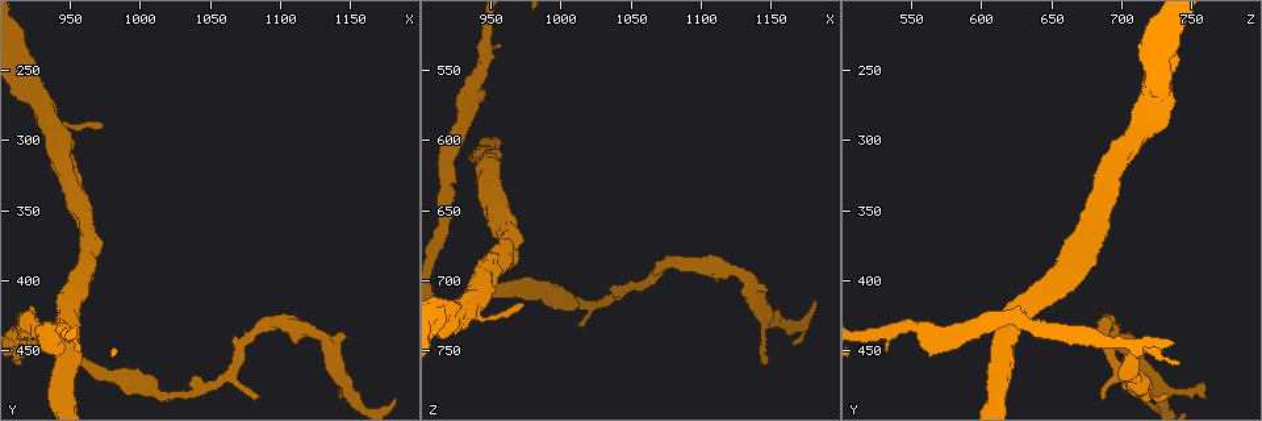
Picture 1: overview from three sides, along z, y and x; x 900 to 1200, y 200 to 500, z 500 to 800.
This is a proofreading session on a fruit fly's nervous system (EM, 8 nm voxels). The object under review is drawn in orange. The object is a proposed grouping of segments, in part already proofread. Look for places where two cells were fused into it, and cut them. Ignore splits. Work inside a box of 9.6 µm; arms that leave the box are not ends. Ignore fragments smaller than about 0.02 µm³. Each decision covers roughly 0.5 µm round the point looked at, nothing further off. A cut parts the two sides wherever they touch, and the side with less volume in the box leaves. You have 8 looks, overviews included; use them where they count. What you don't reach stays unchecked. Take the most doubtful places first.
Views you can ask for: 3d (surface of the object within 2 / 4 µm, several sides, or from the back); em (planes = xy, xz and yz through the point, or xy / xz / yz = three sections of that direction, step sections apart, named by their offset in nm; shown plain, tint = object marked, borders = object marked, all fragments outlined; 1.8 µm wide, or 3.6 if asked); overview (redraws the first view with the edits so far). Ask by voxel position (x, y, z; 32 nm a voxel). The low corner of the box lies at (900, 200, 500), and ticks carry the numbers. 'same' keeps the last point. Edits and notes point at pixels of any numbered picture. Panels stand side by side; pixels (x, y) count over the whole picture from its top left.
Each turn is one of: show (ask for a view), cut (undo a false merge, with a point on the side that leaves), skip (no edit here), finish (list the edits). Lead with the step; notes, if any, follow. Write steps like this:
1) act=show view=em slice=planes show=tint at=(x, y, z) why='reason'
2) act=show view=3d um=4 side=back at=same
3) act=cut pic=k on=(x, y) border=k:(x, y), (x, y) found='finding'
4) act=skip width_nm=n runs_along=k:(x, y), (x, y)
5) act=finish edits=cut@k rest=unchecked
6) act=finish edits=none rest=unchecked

act=show view=em um=3.6 slice=xy step=16 show=tint at=(1012, 480, 718)

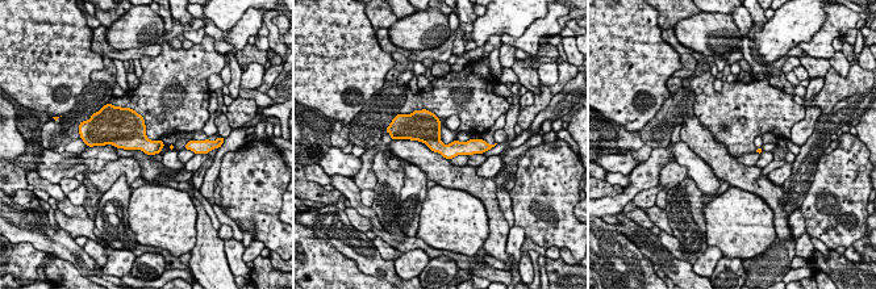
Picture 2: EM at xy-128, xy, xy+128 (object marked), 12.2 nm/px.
act=show view=em um=3.6 slice=planes show=tint at=same why='another direction'

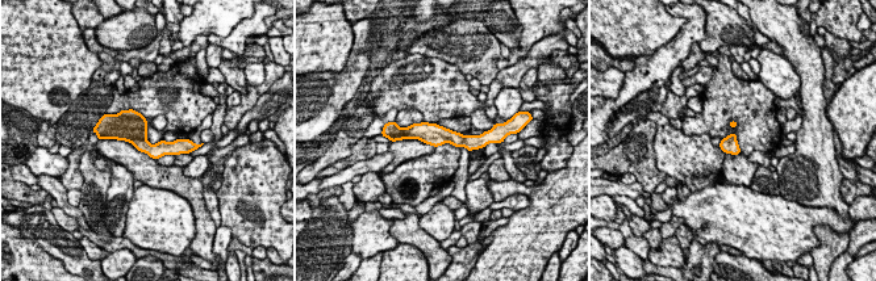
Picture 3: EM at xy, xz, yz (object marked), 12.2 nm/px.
act=skip width_nm=200 runs_along=3:(405, 135), (432, 133), (480, 142) found='all the same cell'

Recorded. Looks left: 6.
act=show view=3d um=2 at=(1128, 438, 694) why='thin neck'

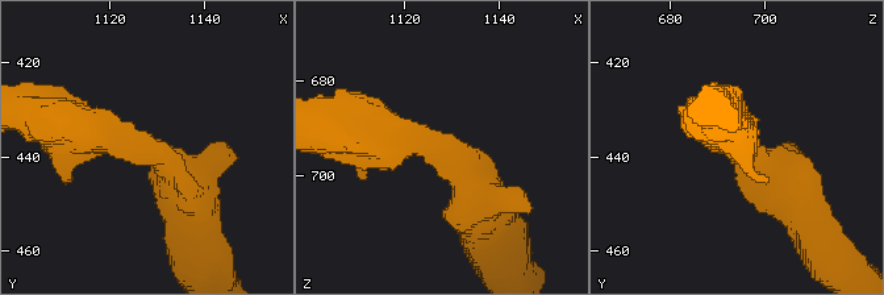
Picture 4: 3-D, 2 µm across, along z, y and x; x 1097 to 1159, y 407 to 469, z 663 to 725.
act=show view=em slice=planes show=tint at=(1127, 437, 694) why='now the EM'

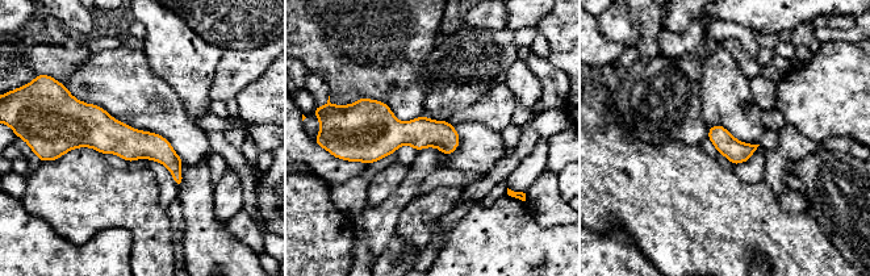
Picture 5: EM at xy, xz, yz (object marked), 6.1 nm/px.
act=skip runs_along=5:(59, 132), (154, 146), (179, 182) found='continuous, no second cell'

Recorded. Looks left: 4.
act=show view=em slice=xz step=16 show=tint at=(934, 284, 718) why='sudden change in width'

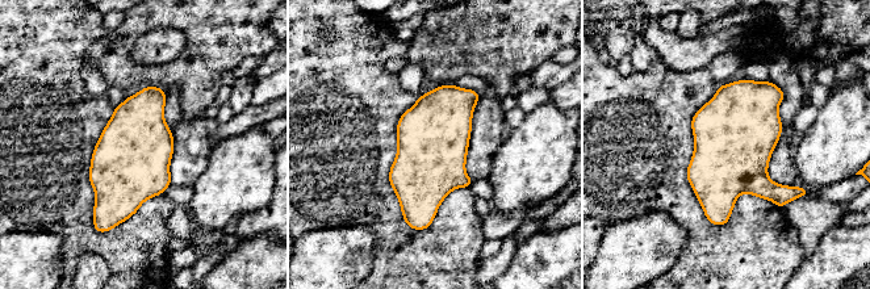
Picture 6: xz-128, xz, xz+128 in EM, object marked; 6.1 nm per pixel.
act=show view=em slice=planes show=tint at=same

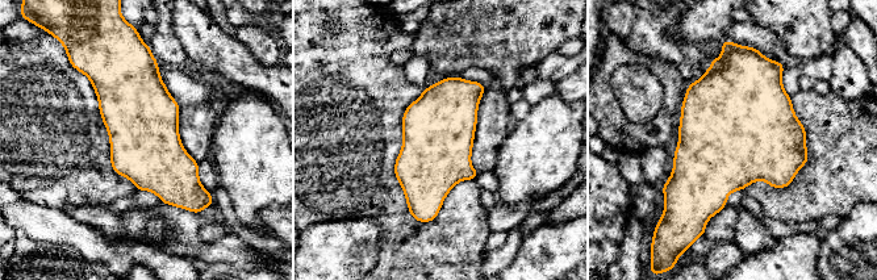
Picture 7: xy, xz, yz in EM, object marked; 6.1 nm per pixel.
act=skip width_nm=440 found='one cell here'

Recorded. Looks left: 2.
act=finish edits=none rest=unchecked

